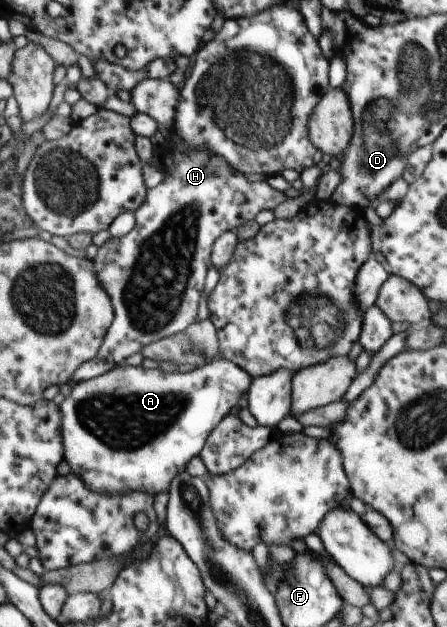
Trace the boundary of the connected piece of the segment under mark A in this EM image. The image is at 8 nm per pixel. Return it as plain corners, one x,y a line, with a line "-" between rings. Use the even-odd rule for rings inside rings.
218,357
209,364
197,368
181,369
174,373
165,373
160,369
145,369
143,366
133,367
118,366
113,367
111,371
99,375
97,378
92,378
83,382
78,382
72,385
71,393
61,405
59,411
61,412
61,435
63,436
63,443
65,447
65,461
68,463
73,475
81,477
81,481
85,483
85,487
89,487
91,491
99,491
99,493
109,493
109,495
117,495
123,491
145,491
149,495
156,496
161,492
167,492
172,484
172,480
186,470
188,464
197,456
200,455
201,449
204,449
207,437
213,432
213,429
221,423
221,419
231,413
233,407
239,405
241,397
248,394
251,386
252,378
241,370
241,367
235,365
231,361

